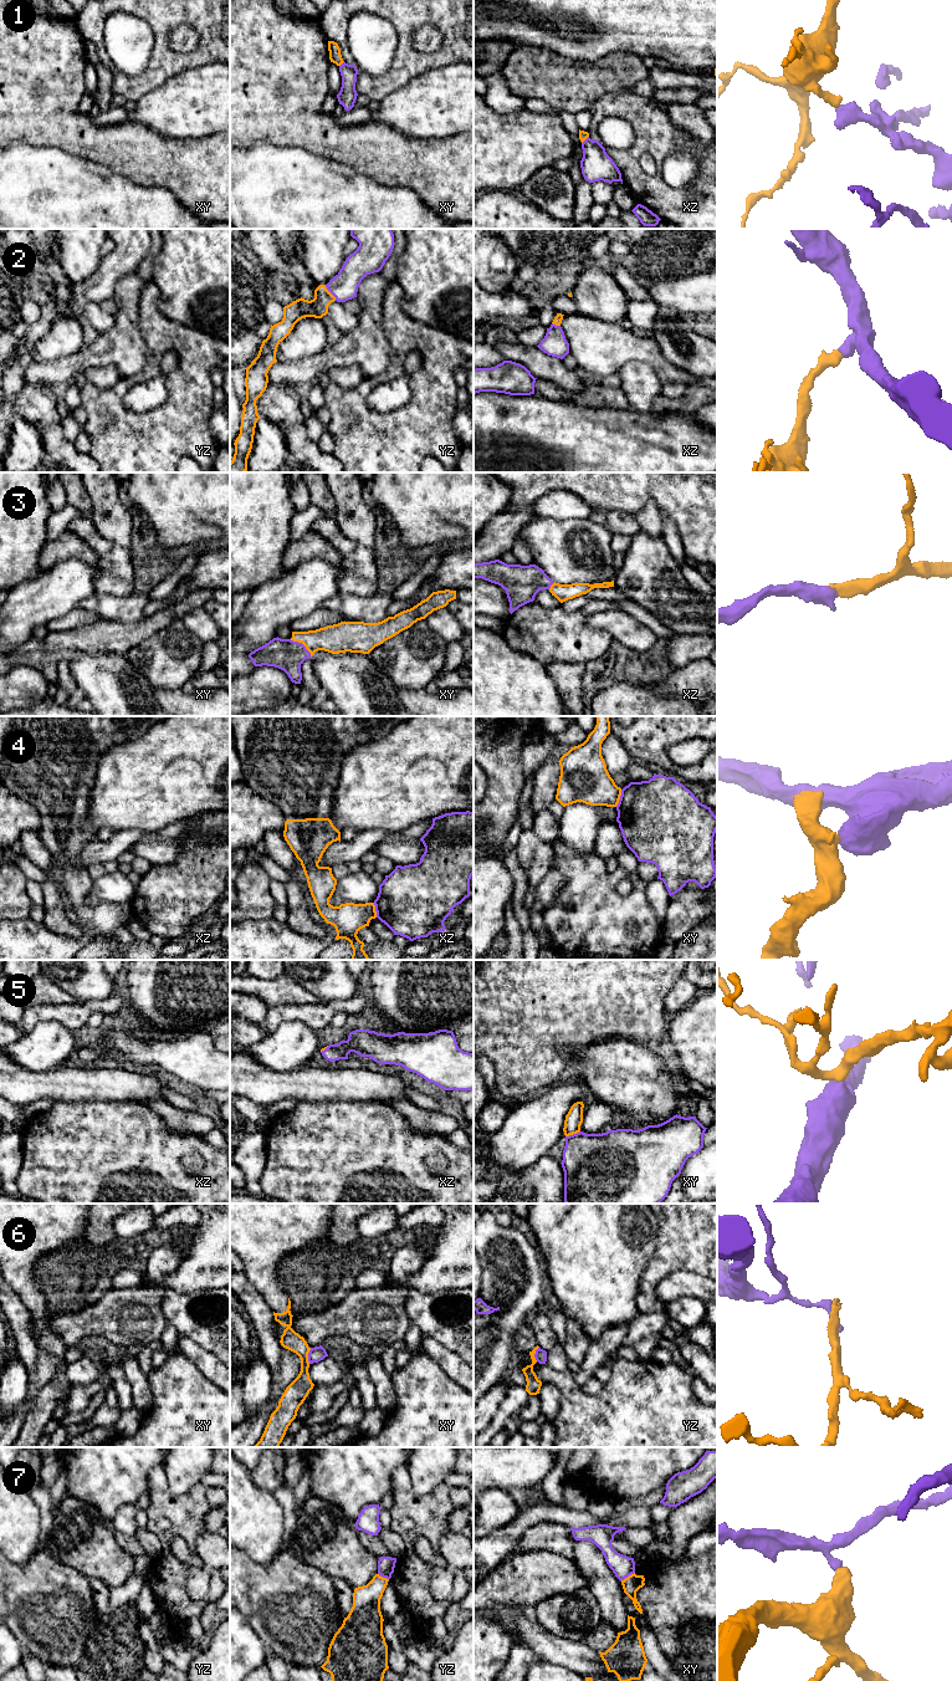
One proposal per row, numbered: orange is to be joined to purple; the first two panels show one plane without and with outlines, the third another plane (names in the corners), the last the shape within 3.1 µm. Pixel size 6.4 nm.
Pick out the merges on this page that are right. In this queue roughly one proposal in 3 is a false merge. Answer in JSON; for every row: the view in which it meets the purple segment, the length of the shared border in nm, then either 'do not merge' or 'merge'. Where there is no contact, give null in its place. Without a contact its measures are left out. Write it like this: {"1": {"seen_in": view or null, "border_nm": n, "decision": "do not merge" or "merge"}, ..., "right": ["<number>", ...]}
{"1": {"seen_in": "xy", "border_nm": 50, "decision": "do not merge"}, "2": {"seen_in": "yz", "border_nm": 130, "decision": "merge"}, "3": {"seen_in": "xy", "border_nm": 180, "decision": "merge"}, "4": {"seen_in": "xy", "border_nm": 120, "decision": "do not merge"}, "5": {"seen_in": "xy", "border_nm": 100, "decision": "merge"}, "6": {"seen_in": "xy", "border_nm": 110, "decision": "do not merge"}, "7": {"seen_in": "xy", "border_nm": 110, "decision": "do not merge"}, "right": ["2", "3", "5"]}

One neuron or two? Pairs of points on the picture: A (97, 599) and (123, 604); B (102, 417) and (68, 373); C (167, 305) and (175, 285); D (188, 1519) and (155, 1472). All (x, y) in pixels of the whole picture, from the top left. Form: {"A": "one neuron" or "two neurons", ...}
{"A": "one neuron", "B": "two neurons", "C": "one neuron", "D": "one neuron"}

